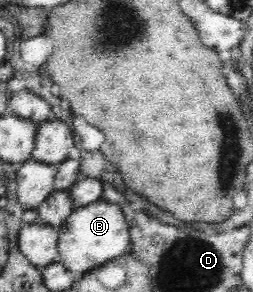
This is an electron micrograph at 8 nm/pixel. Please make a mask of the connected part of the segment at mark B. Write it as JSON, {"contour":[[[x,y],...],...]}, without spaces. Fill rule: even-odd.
{"contour":[[[103,198],[76,208],[58,230],[58,259],[70,272],[86,274],[116,257],[123,256],[130,247],[129,227],[121,208]]]}

